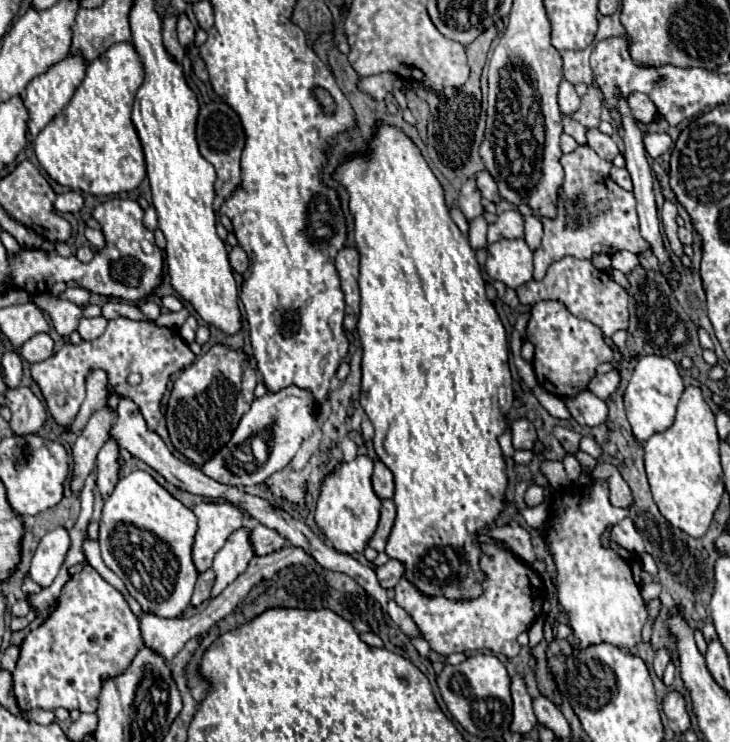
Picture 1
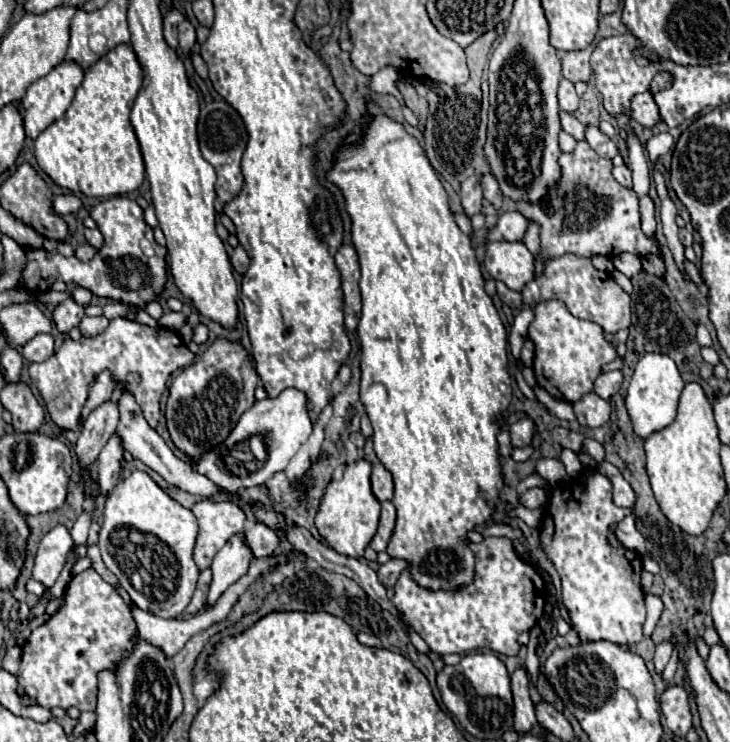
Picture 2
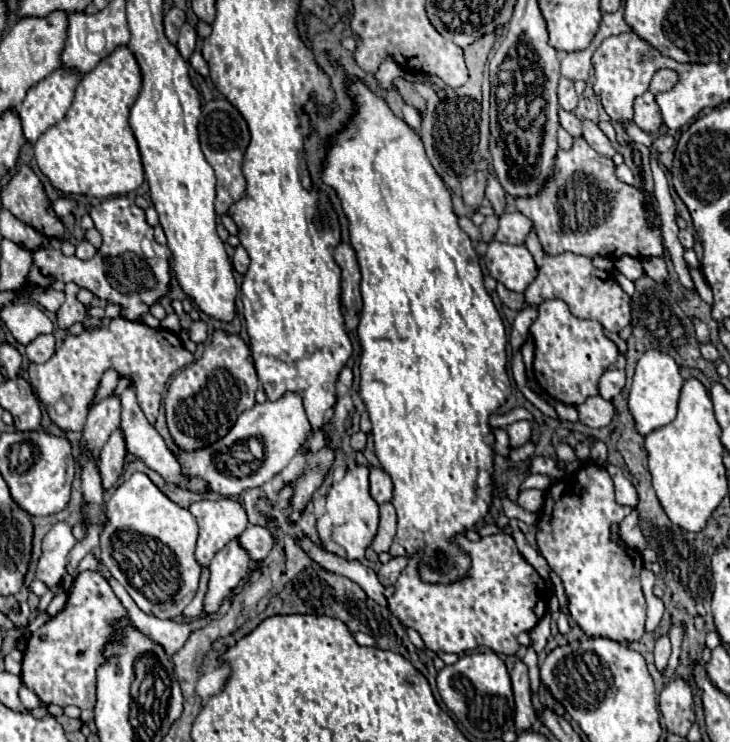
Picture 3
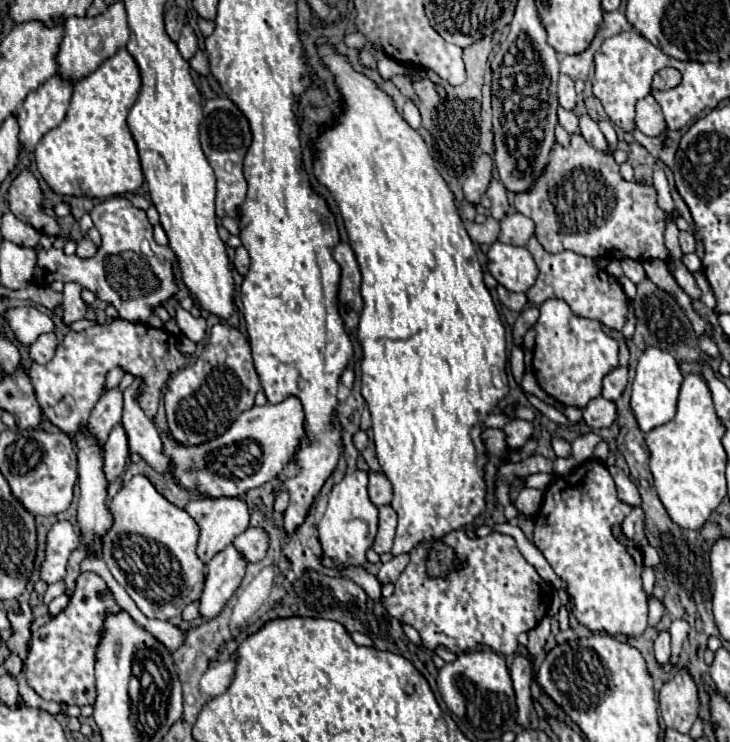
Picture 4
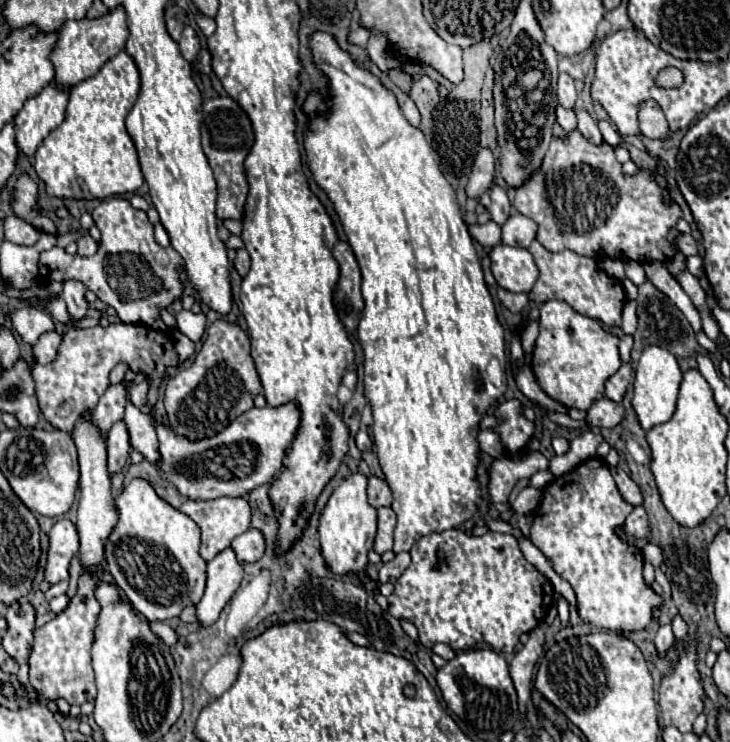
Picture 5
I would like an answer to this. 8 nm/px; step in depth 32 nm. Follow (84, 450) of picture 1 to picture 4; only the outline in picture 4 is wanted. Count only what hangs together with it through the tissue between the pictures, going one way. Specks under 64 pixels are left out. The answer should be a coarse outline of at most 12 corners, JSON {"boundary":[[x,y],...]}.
{"boundary":[[106,390],[92,408],[88,430],[100,444],[122,420],[122,390]]}

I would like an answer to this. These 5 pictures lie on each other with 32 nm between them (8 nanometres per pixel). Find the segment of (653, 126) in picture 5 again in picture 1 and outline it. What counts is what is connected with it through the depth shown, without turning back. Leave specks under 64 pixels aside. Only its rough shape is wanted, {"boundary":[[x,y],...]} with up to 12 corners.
{"boundary":[[630,94],[632,116],[650,126],[658,118],[654,102],[646,94]]}

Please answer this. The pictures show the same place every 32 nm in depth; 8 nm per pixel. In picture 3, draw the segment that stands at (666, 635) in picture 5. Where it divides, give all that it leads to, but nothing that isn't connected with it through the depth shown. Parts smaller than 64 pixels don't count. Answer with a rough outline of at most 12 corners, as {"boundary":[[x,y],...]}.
{"boundary":[[666,634],[654,646],[656,668],[664,670],[670,658],[670,638]]}

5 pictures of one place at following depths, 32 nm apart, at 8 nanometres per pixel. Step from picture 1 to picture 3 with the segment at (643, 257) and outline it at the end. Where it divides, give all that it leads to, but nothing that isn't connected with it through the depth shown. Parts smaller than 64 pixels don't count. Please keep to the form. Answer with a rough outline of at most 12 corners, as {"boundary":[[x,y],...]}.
{"boundary":[[644,258],[644,272],[658,284],[670,286],[666,262],[662,258]]}

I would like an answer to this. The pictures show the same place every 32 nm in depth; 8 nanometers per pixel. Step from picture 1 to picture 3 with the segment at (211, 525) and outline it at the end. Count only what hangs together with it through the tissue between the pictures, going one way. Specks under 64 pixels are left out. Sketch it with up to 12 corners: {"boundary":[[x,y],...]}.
{"boundary":[[236,498],[200,500],[188,512],[200,526],[196,560],[214,554],[248,526]]}

